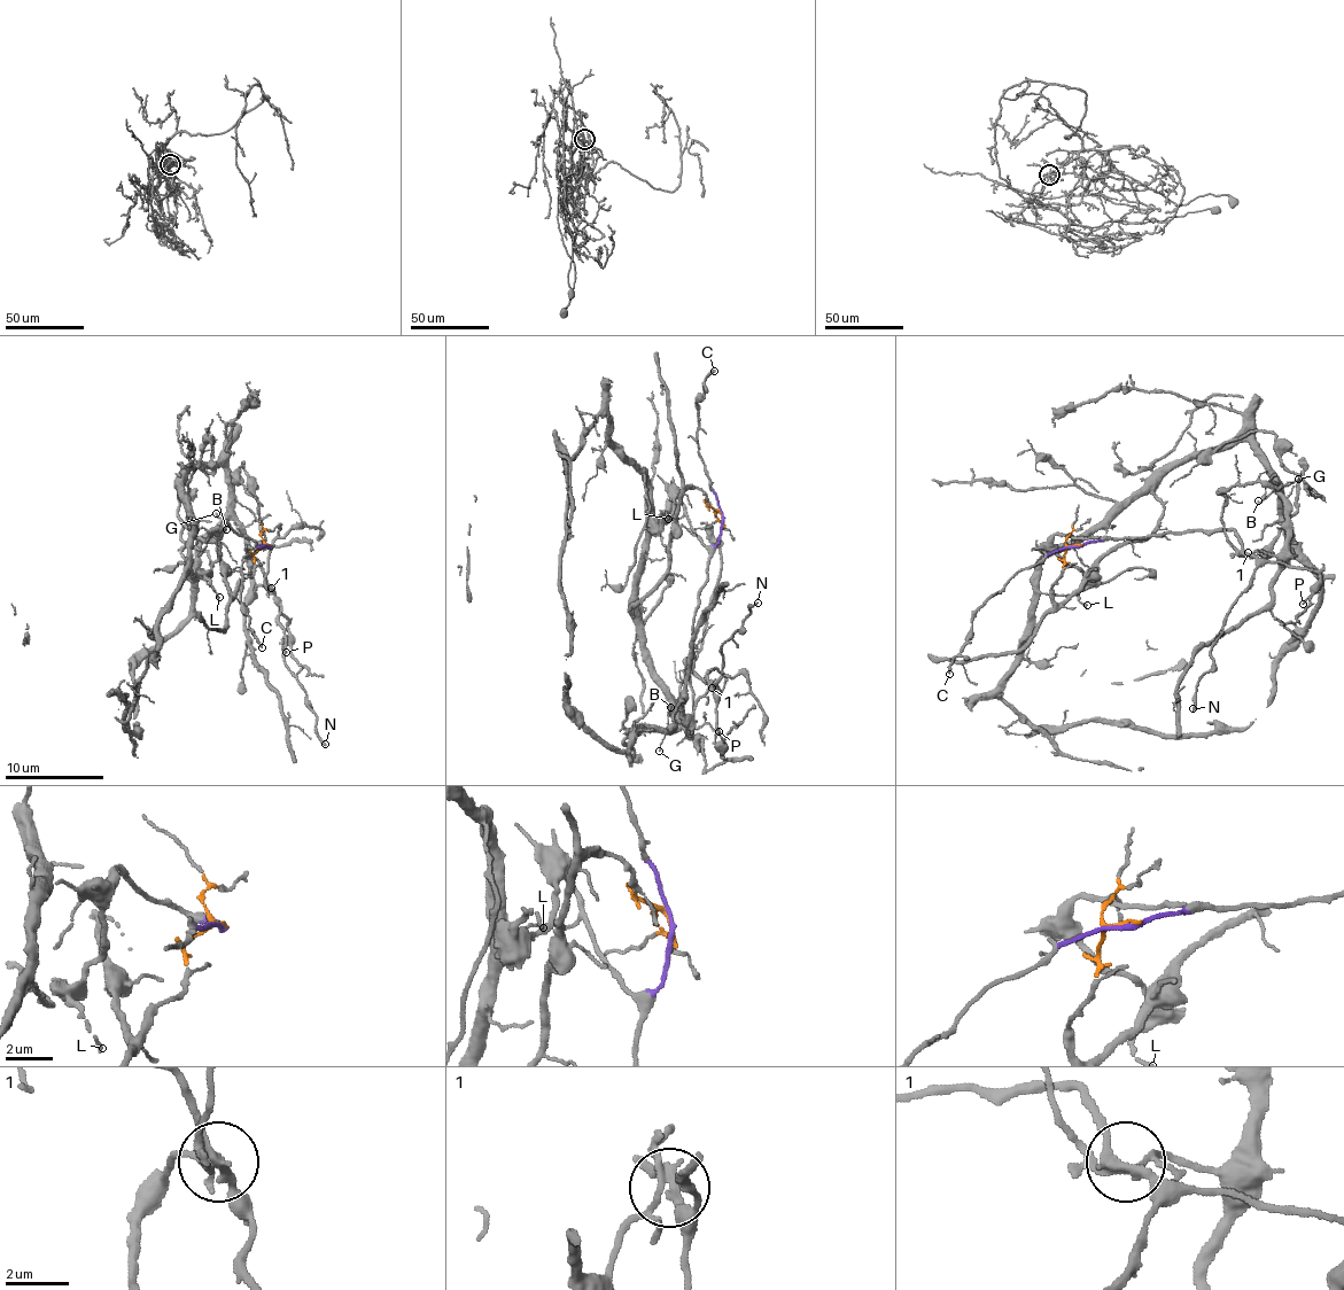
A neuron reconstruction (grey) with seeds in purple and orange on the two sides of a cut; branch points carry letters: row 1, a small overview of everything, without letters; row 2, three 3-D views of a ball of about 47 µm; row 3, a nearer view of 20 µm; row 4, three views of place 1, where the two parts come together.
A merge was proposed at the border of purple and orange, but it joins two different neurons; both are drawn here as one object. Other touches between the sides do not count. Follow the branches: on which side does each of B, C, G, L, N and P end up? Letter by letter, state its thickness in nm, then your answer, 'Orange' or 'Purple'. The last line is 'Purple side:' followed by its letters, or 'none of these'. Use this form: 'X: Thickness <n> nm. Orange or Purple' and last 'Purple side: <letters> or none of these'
B: Thickness 110 nm. Orange
C: Thickness 180 nm. Purple
G: Thickness 100 nm. Orange
L: Thickness 140 nm. Purple
N: Thickness 180 nm. Purple
P: Thickness 110 nm. Purple
Purple side: C, L, N, P

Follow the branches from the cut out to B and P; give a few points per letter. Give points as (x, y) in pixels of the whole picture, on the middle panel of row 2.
B: (722, 515), (697, 487), (684, 492), (670, 562), (629, 609), (651, 676), (677, 717), (670, 727), (672, 706)
P: (722, 519), (720, 541), (693, 616), (693, 673), (714, 689), (715, 727), (722, 753), (715, 741), (720, 730)

